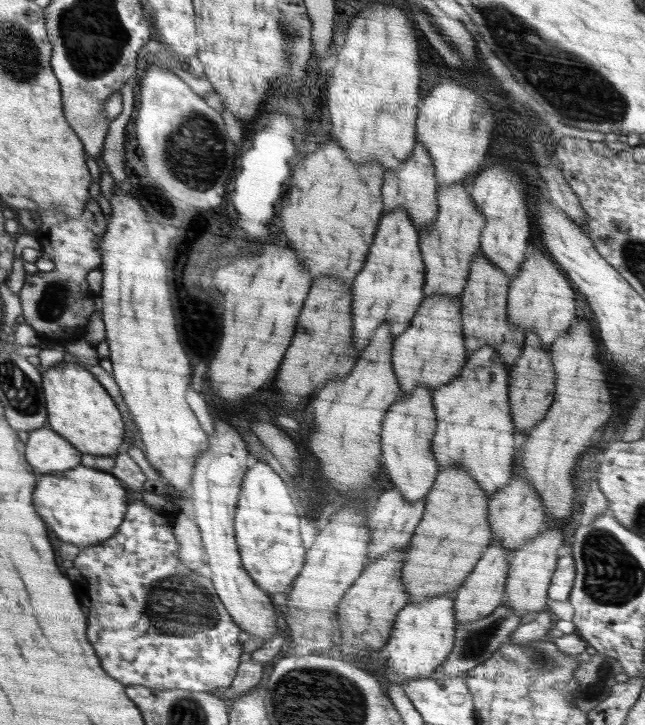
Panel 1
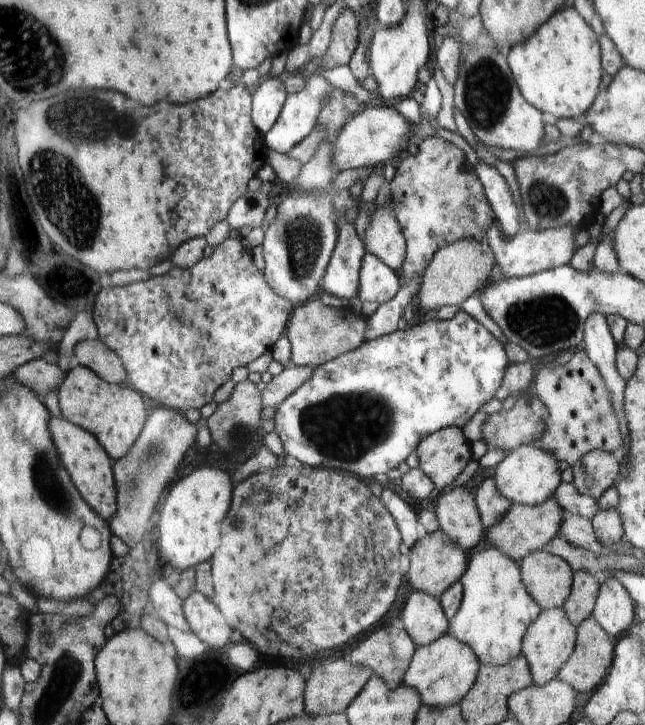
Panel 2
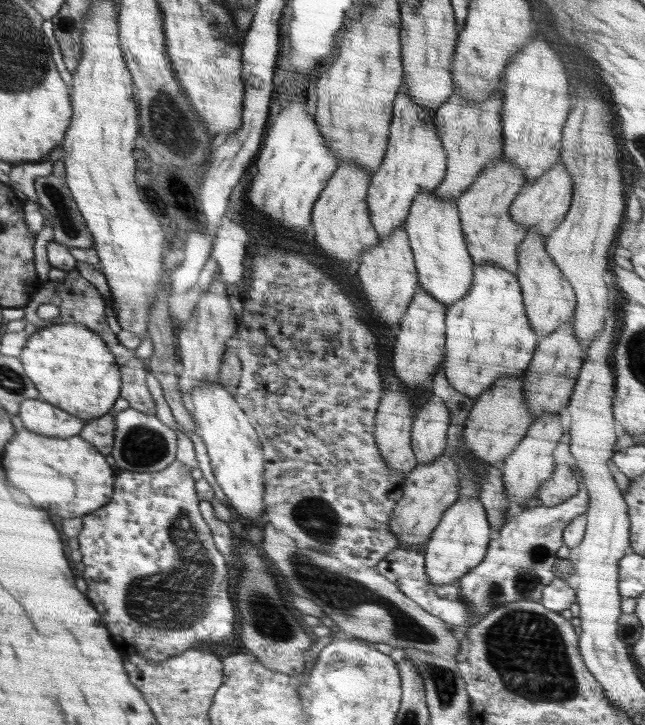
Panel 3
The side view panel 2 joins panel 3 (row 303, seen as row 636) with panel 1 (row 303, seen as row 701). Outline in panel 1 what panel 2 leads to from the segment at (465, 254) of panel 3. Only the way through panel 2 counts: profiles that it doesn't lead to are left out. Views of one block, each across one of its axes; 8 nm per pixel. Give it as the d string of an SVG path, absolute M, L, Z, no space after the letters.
M434 293L424 297L405 332L393 338L392 369L394 369L396 379L400 383L399 396L410 395L416 385L424 385L424 387L428 387L430 391L434 392L434 389L438 389L440 385L449 383L460 375L460 371L468 357L466 356L466 347L464 347L462 313L460 312L462 303L460 302L461 295L450 297Z

